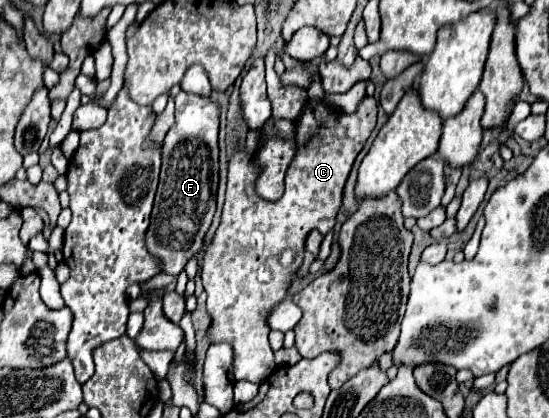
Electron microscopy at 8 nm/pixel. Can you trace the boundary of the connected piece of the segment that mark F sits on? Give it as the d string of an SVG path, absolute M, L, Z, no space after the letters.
M180 92L174 96L176 104L176 122L166 132L162 142L162 170L160 170L160 184L154 202L154 214L150 228L146 232L146 246L148 252L164 262L166 274L180 274L186 262L196 256L202 246L206 232L212 224L216 212L216 192L218 192L218 126L220 126L220 106L212 98L196 96L188 92Z

